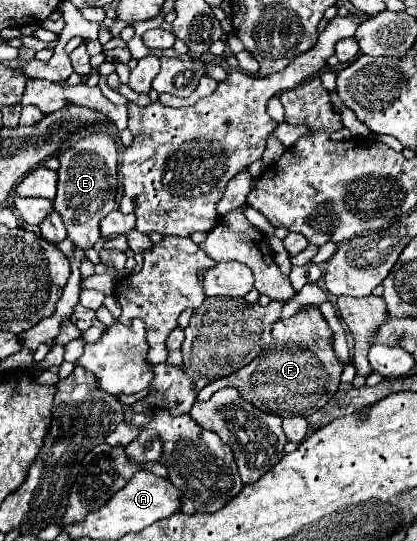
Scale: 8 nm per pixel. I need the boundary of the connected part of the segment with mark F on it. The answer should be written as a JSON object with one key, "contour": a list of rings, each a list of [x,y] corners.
{"contour":[[[305,306],[301,310],[305,312],[297,312],[295,316],[273,324],[273,342],[269,350],[261,352],[249,366],[201,388],[197,398],[207,400],[223,386],[237,386],[245,400],[253,402],[259,410],[267,410],[281,418],[307,418],[311,412],[323,408],[339,388],[343,366],[329,344],[331,328],[321,310],[317,306]]]}

